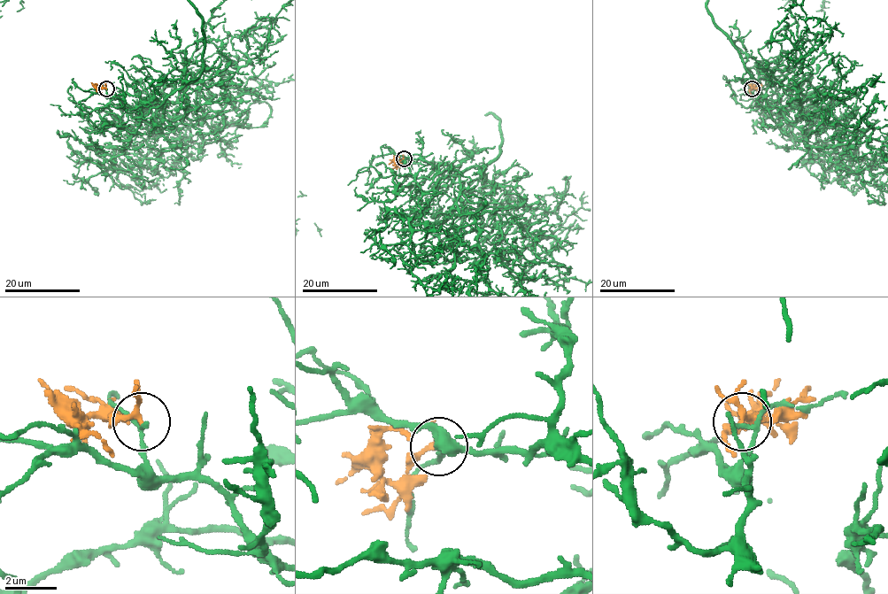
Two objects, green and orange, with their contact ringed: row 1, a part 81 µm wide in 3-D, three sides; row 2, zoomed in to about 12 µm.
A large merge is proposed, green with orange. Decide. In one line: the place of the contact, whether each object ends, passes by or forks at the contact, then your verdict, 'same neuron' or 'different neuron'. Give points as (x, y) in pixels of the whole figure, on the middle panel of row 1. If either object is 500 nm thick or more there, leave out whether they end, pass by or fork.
(404, 158) | green passes by | orange forks | different neuron

